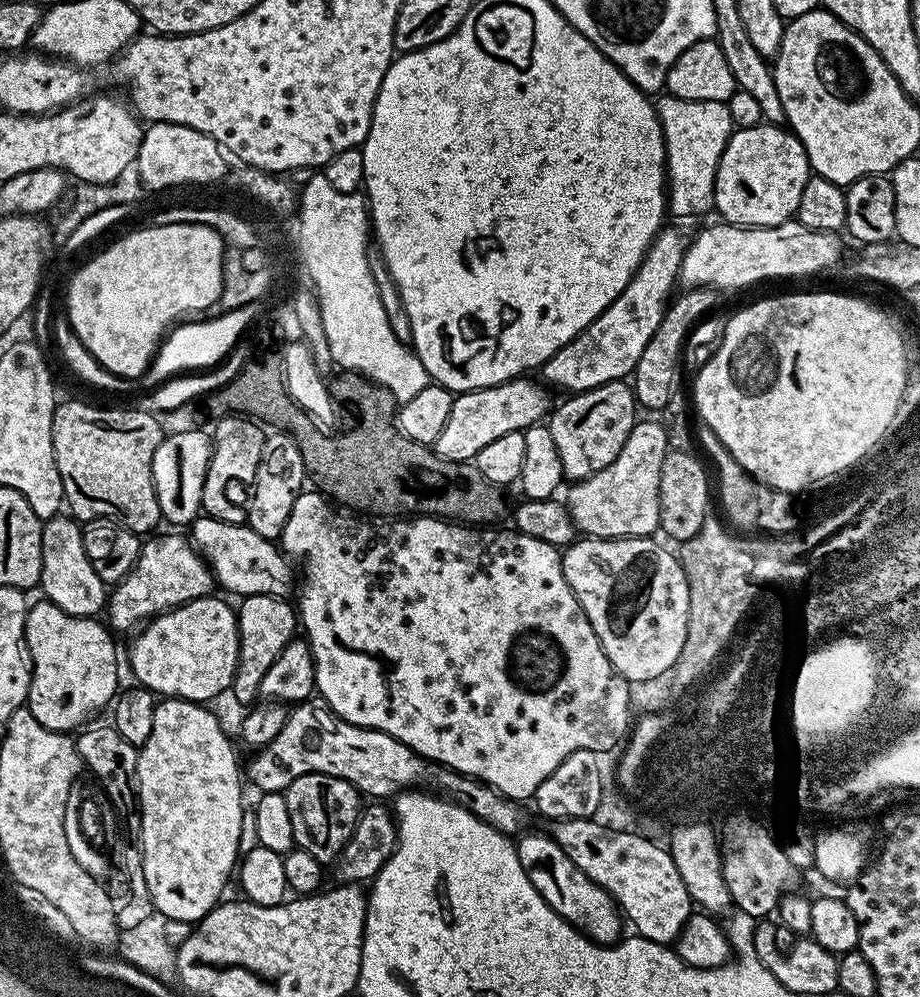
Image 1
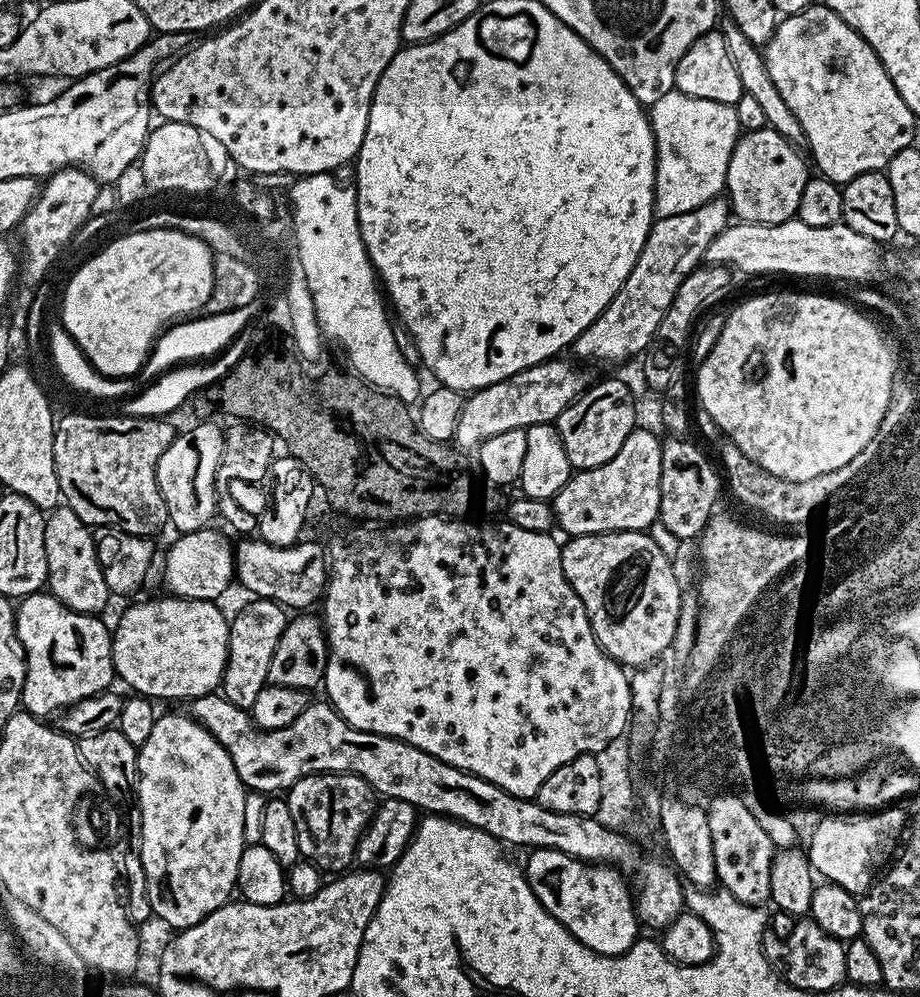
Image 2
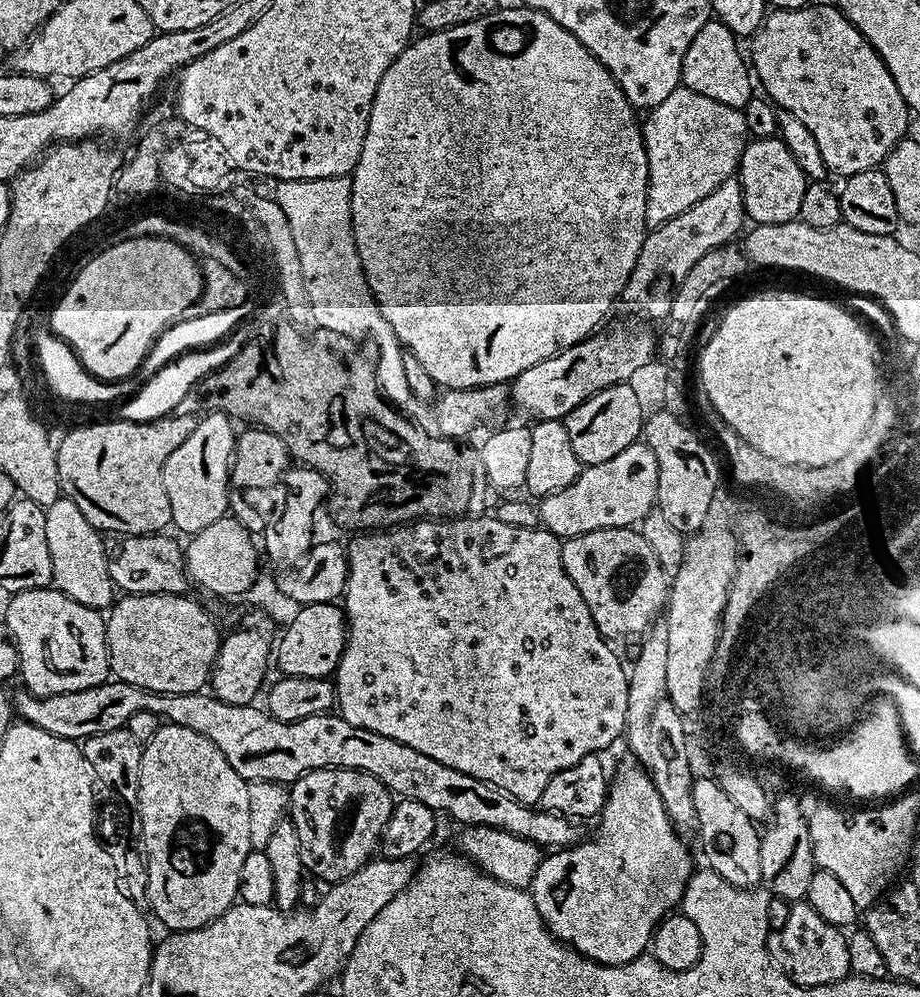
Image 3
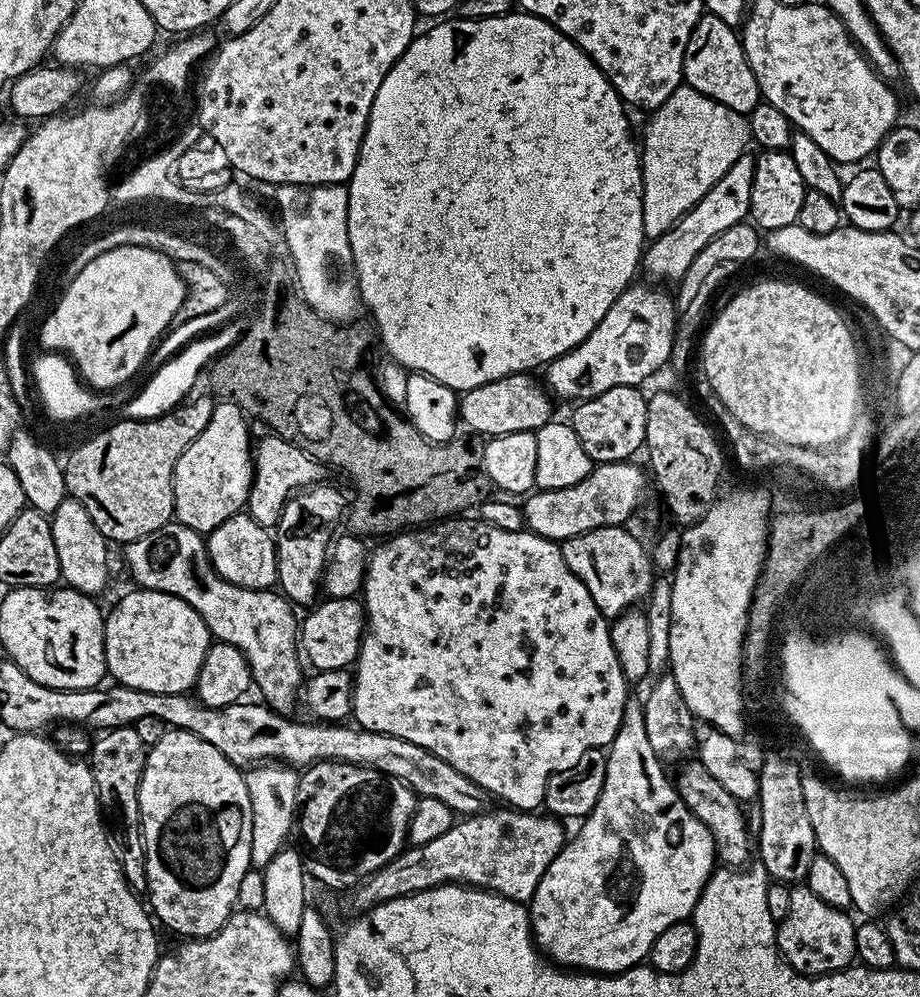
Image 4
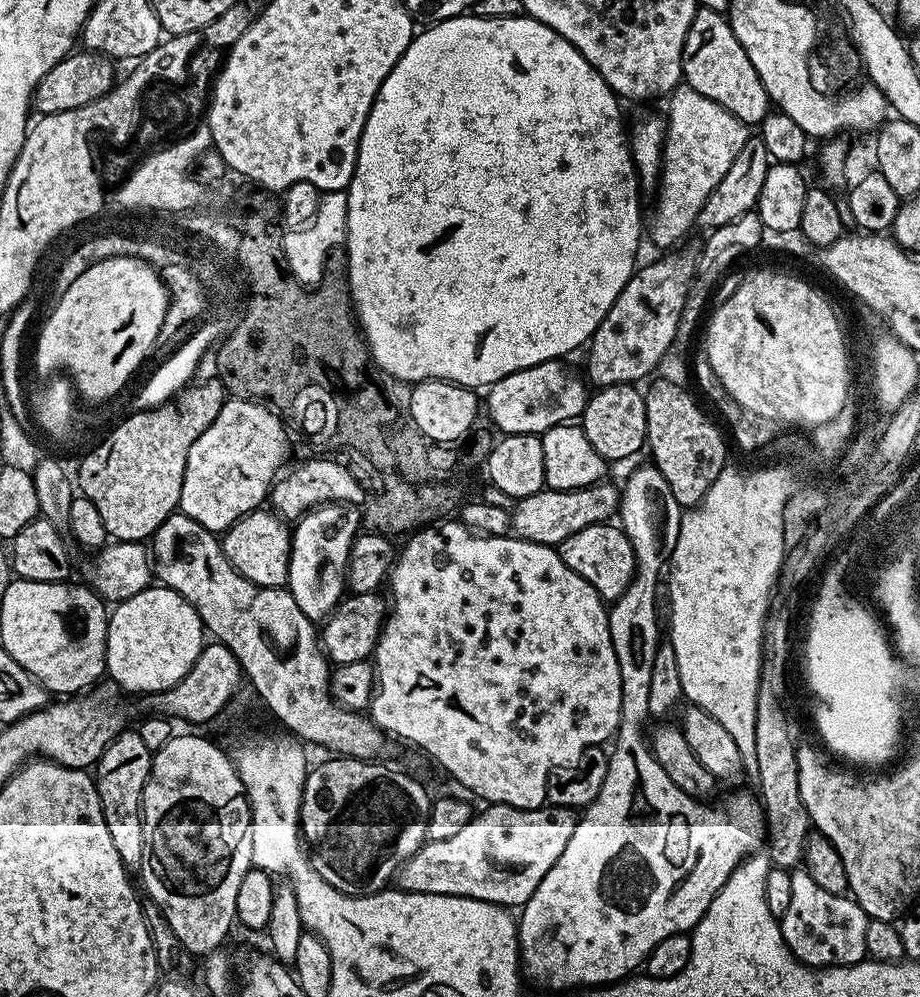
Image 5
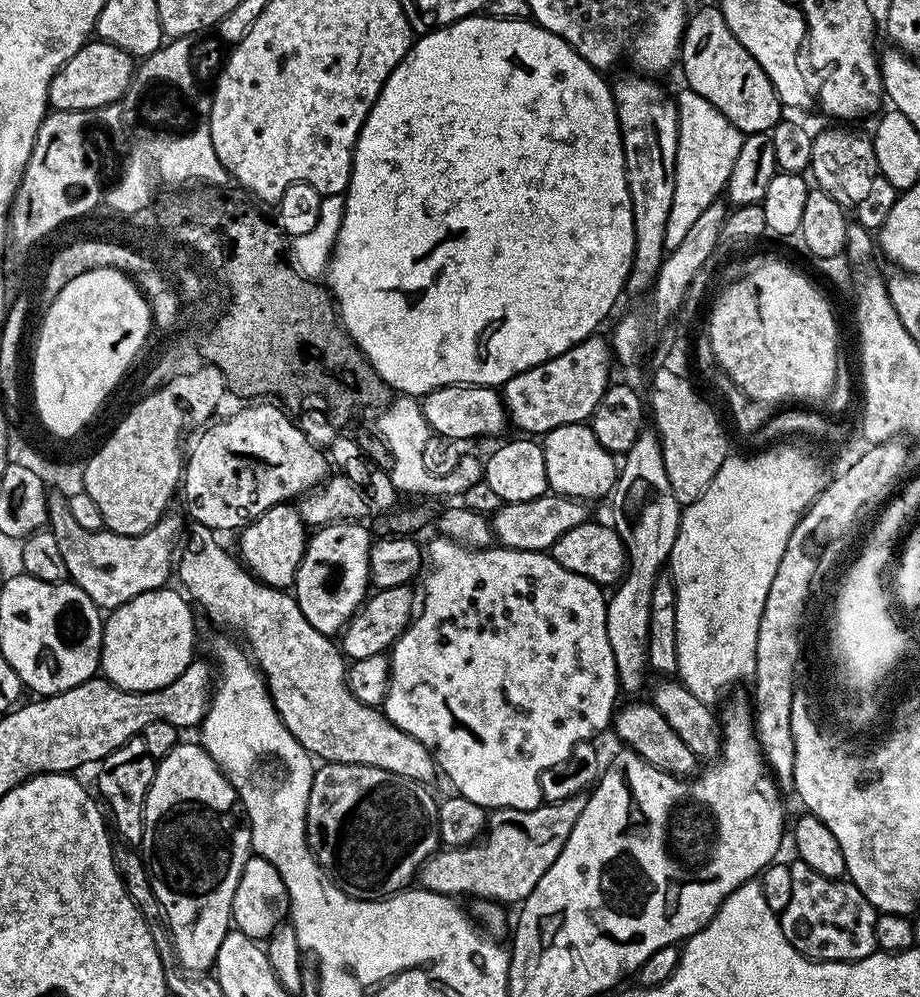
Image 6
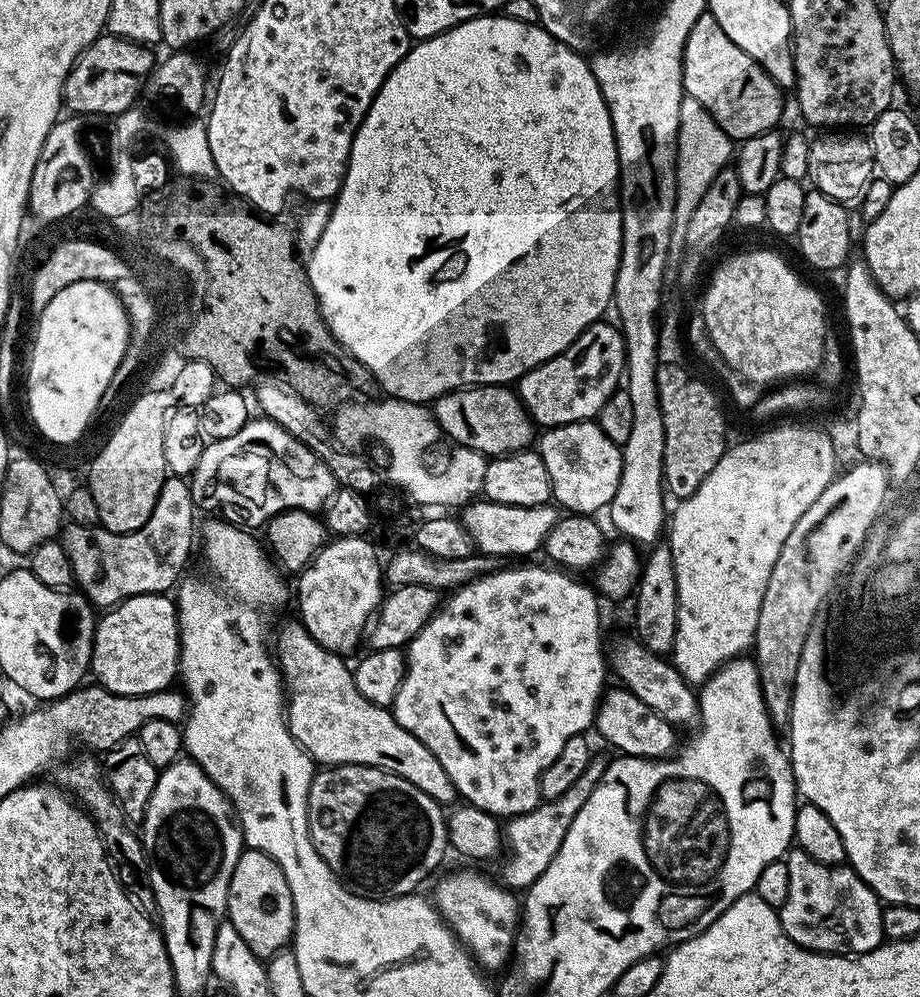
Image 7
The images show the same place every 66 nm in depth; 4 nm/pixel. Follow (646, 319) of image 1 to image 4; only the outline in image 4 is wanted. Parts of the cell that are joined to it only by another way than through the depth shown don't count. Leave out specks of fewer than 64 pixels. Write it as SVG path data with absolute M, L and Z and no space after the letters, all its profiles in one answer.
M746 150L740 155L738 162L734 162L734 166L730 166L730 170L726 170L726 174L722 174L722 178L714 182L714 186L710 186L706 195L688 213L645 247L642 253L643 271L648 271L653 276L651 279L656 282L683 280L686 270L690 270L690 262L694 262L706 242L718 238L718 234L722 234L722 230L730 230L730 226L745 223L749 215L750 190L754 186L755 169L756 156Z

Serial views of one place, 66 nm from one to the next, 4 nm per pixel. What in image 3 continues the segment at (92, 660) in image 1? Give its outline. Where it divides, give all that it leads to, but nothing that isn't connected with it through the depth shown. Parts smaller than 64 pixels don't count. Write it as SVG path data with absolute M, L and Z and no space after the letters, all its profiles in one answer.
M54 586L18 592L9 600L12 601L4 612L4 620L8 623L6 631L16 646L18 676L24 679L23 687L27 691L36 696L54 696L86 690L109 679L106 620L97 609L82 606L82 602L74 602L74 598L62 594Z

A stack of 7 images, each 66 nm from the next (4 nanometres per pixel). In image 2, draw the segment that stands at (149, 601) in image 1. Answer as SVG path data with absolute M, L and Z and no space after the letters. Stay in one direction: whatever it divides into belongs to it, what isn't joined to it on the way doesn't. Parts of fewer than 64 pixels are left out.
M216 526L200 528L197 532L185 532L164 556L164 584L171 595L181 600L219 601L220 595L234 580L234 544L228 541Z

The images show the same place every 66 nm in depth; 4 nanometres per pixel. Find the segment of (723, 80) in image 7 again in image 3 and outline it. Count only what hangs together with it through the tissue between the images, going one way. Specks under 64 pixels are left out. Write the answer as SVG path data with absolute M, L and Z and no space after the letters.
M715 18L708 19L702 30L694 34L694 42L690 42L682 58L680 78L683 87L706 94L706 98L714 98L714 102L722 102L722 106L742 110L754 95L754 76L746 63L745 53L743 56L736 44L739 44L738 38L724 23Z

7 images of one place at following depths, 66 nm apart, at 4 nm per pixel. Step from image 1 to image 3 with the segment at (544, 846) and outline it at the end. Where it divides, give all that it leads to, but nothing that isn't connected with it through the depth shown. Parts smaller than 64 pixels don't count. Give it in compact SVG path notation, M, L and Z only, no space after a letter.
M621 763L614 773L613 780L608 789L608 801L604 803L604 809L598 817L600 829L597 830L596 837L593 840L586 841L587 839L585 839L583 842L577 842L563 850L556 850L551 854L545 855L541 859L538 870L534 874L530 885L532 897L538 906L538 914L542 918L545 926L552 932L552 935L557 940L563 940L575 952L581 952L587 960L593 960L599 964L628 964L631 960L641 959L649 947L652 934L655 932L657 924L675 909L672 907L683 898L684 887L687 886L688 879L692 876L692 856L688 853L687 846L684 845L683 839L685 837L681 835L668 816L666 806L663 804L663 800L655 788L655 783L639 763L628 763Z

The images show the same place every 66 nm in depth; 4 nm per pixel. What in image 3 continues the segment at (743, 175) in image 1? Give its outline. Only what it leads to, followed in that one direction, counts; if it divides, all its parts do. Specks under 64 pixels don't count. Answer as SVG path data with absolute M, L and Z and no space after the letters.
M753 139L745 143L744 152L740 155L738 179L742 186L744 214L753 225L788 224L799 217L802 194L807 190L809 181L783 140Z

